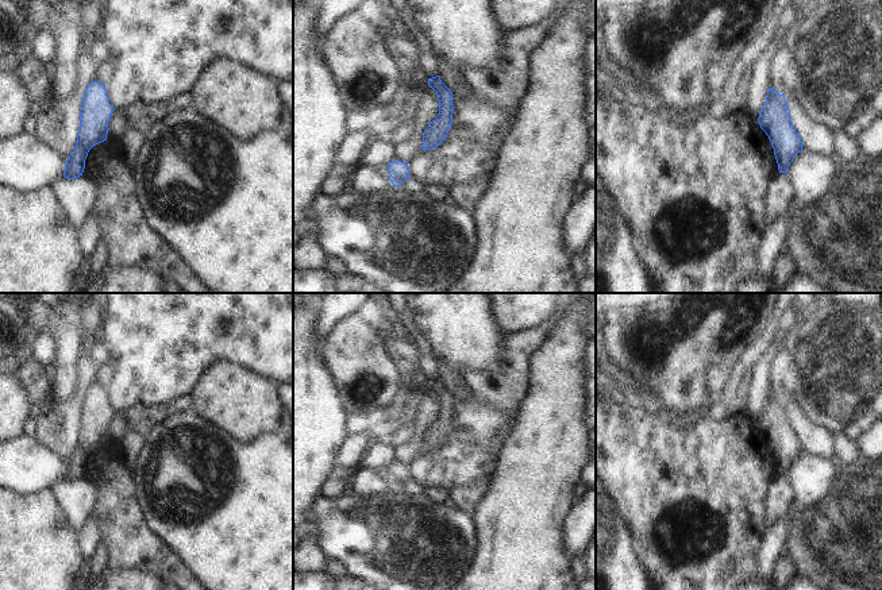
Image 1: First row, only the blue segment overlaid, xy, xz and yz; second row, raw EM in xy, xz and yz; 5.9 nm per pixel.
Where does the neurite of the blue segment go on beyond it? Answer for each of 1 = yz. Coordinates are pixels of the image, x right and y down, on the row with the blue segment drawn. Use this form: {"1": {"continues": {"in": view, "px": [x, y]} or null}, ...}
{"1": {"continues": null}}

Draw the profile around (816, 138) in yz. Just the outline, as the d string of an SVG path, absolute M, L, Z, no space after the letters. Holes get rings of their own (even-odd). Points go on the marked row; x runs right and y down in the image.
M790 81L785 86L785 100L789 105L790 120L801 136L802 150L833 157L833 131L824 124L814 123L797 100L794 85Z

